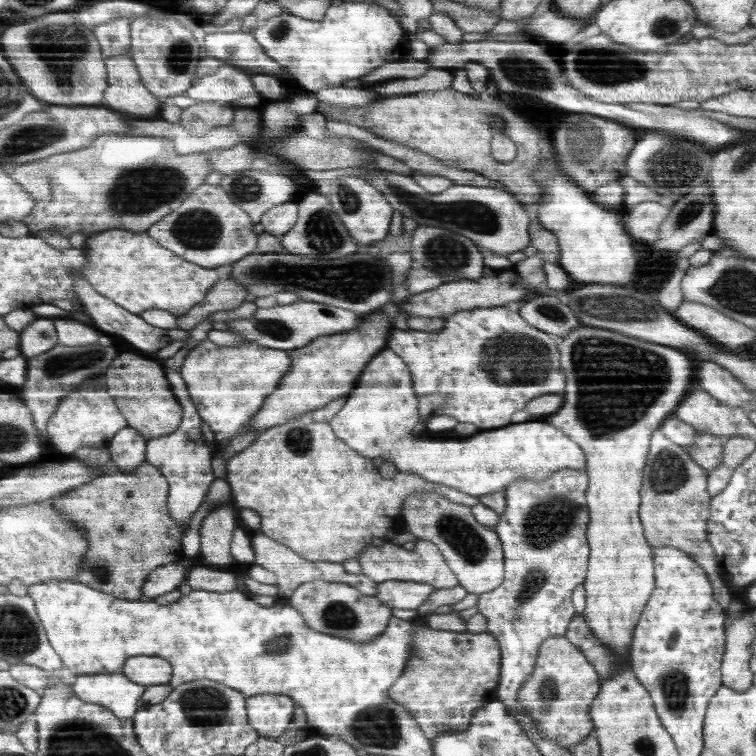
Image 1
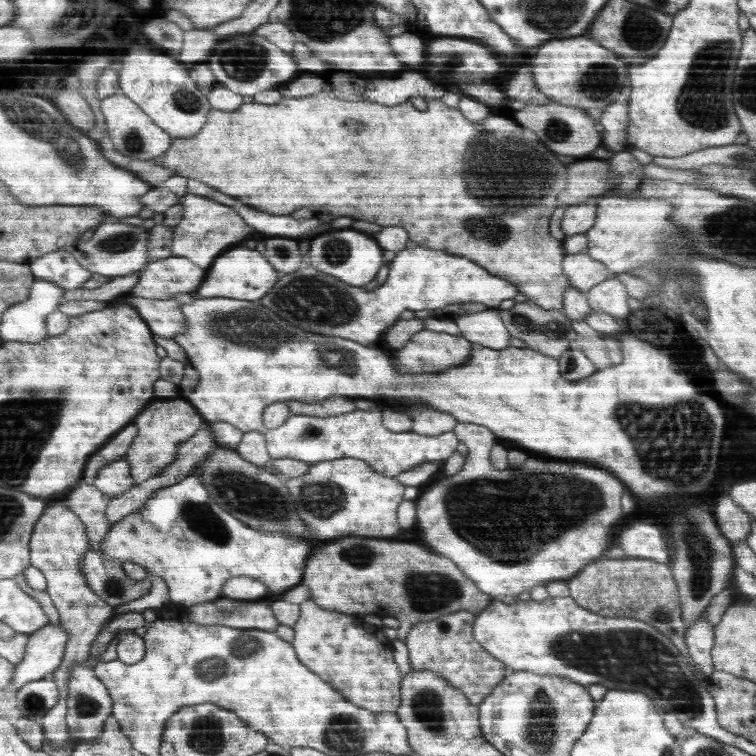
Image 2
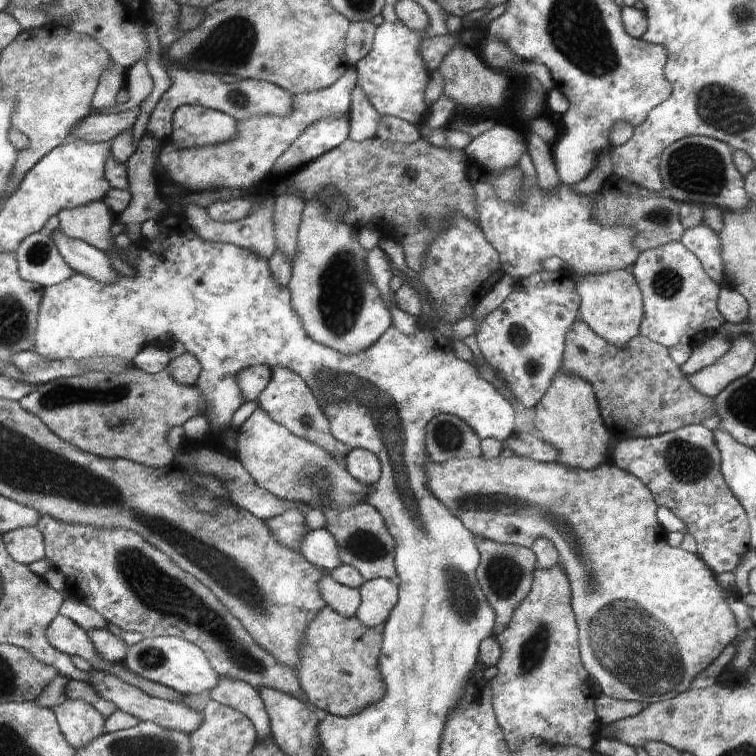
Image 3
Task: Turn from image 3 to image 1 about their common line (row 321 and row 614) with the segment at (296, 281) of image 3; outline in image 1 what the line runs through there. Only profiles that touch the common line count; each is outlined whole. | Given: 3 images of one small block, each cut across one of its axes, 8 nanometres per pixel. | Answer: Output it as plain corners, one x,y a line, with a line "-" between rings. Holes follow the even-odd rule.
313,580
304,582
289,597
290,604
296,607
305,622
322,634
334,634
338,638
348,638
350,642
370,642
378,638
389,626
393,609
375,596
362,594
357,587
344,582

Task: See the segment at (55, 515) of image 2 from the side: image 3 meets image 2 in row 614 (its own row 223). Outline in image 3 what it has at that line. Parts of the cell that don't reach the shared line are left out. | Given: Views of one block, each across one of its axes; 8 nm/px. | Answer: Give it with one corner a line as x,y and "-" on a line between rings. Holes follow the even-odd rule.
104,201
90,203
84,208
66,209
58,216
59,228
72,238
85,240
104,252
112,246
110,226
115,217

